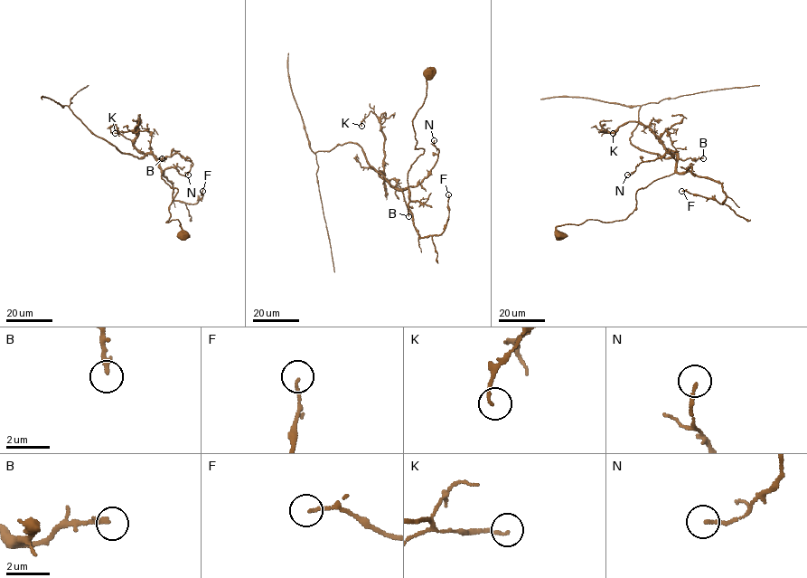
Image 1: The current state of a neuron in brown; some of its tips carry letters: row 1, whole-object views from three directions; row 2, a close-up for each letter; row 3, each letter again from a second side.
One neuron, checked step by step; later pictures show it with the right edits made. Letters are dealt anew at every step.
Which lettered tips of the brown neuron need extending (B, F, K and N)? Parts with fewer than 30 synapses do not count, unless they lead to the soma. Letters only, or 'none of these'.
none of these

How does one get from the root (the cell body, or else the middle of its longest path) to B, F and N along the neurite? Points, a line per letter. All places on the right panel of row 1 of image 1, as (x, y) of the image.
B: (560, 237), (558, 226), (625, 219), (635, 208), (638, 189), (672, 175), (679, 158), (703, 158)
F: (560, 237), (558, 226), (625, 219), (638, 189), (675, 173), (718, 181), (726, 198), (720, 204), (681, 191)
N: (560, 237), (558, 226), (625, 219), (635, 208), (636, 191), (672, 175), (676, 160), (666, 153), (627, 175)

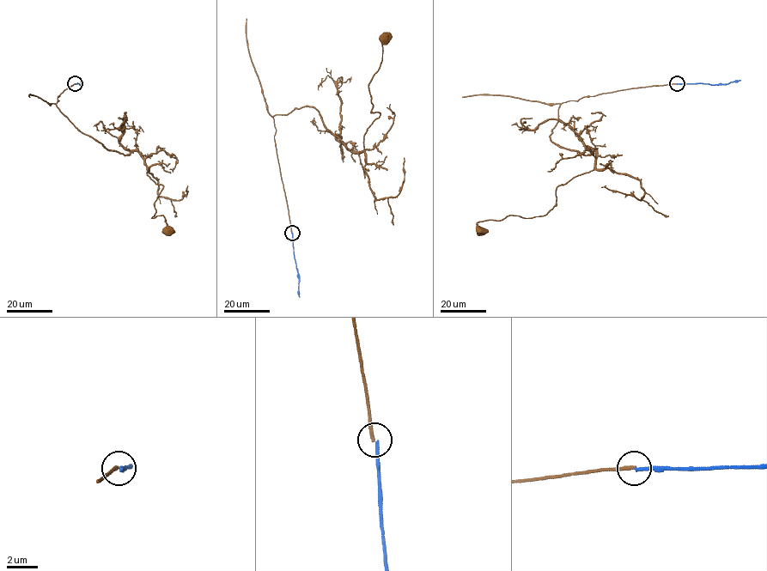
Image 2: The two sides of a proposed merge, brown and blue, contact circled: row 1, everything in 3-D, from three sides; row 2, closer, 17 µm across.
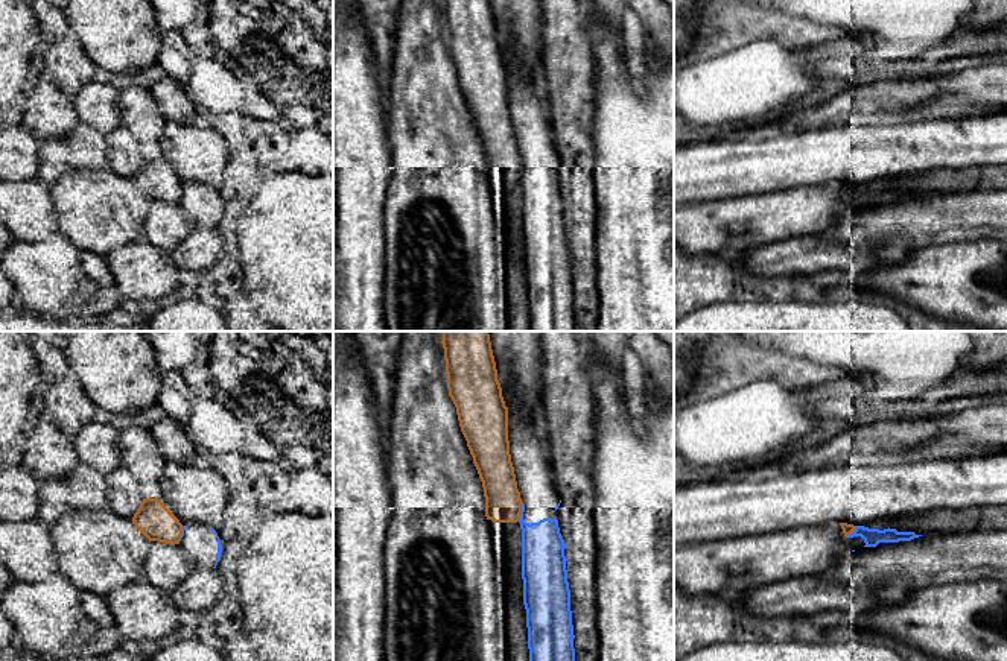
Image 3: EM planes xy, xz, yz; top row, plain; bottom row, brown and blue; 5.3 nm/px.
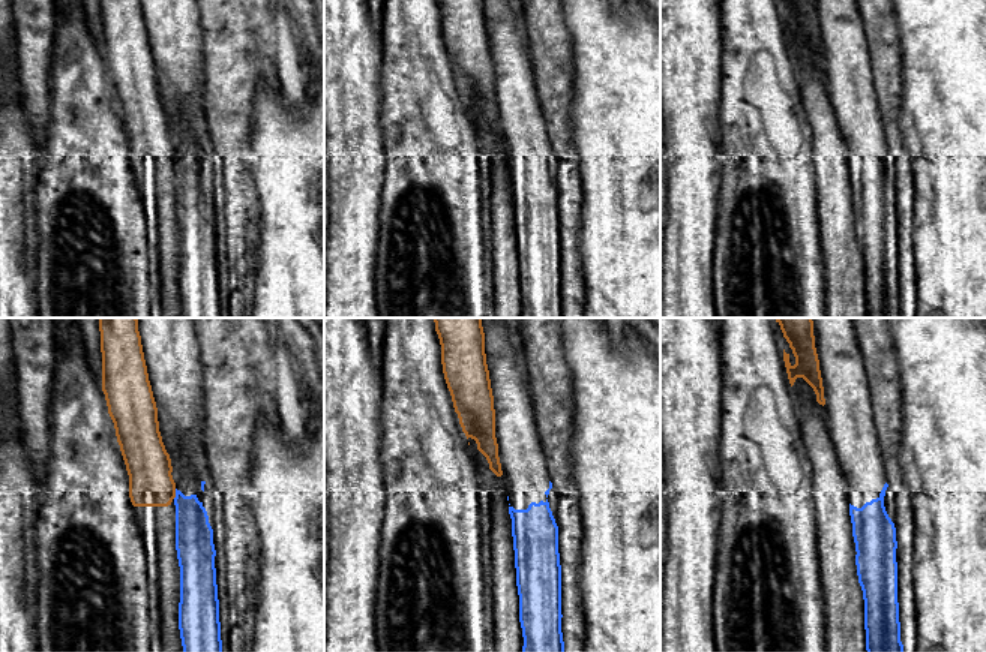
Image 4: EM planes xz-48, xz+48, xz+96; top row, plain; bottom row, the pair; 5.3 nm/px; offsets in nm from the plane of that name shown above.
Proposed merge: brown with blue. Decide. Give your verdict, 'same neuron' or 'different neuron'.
different neuron

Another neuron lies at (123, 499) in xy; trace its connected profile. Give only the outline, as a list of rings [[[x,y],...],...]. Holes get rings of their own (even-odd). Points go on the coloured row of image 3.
[[[119,465],[108,477],[106,511],[132,520],[141,501],[135,476],[126,466]]]

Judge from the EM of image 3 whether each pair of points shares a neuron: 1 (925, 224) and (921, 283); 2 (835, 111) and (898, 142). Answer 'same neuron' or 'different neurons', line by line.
1: different neurons
2: different neurons

